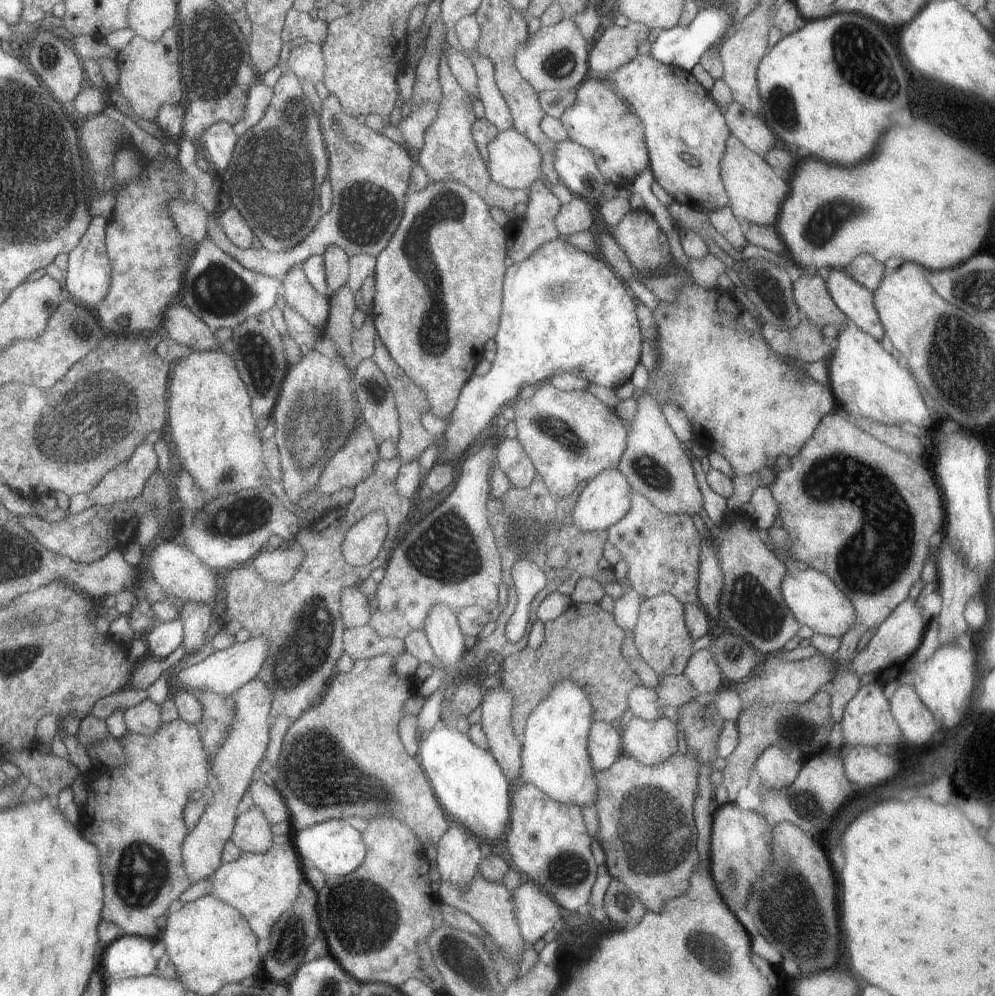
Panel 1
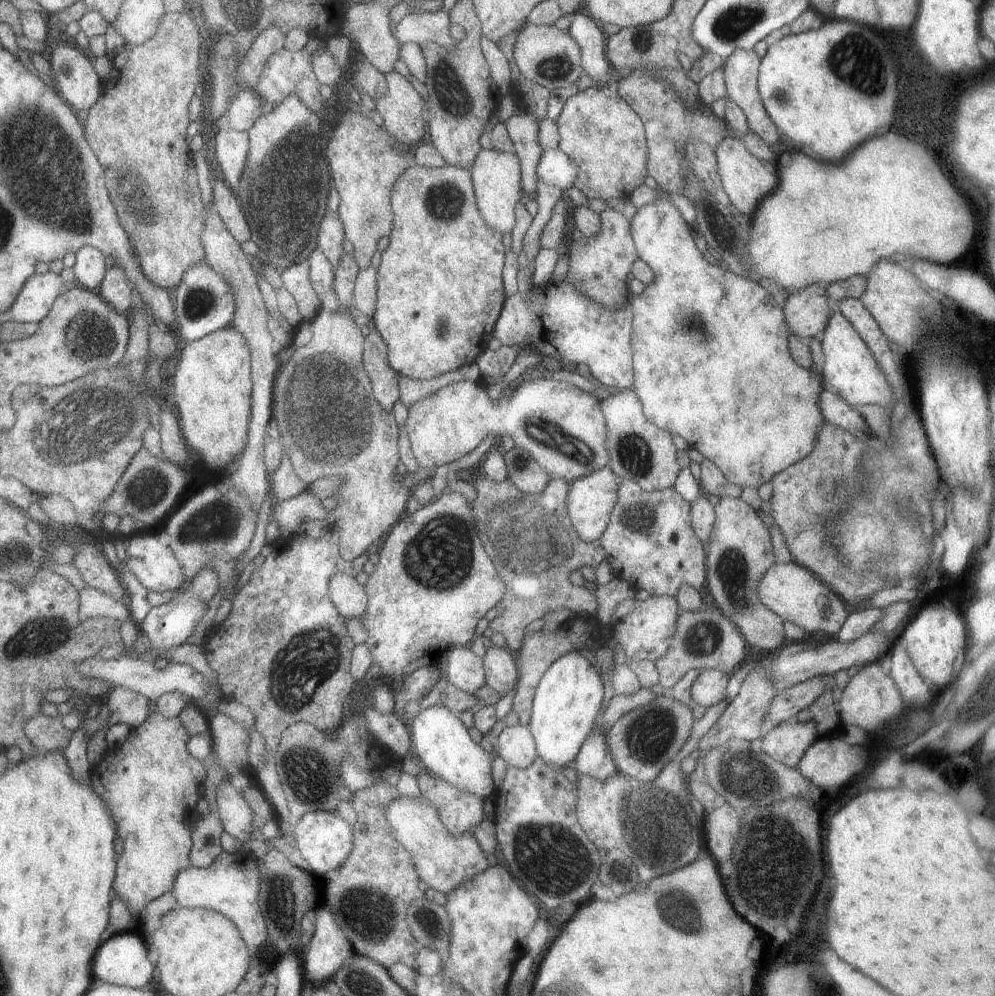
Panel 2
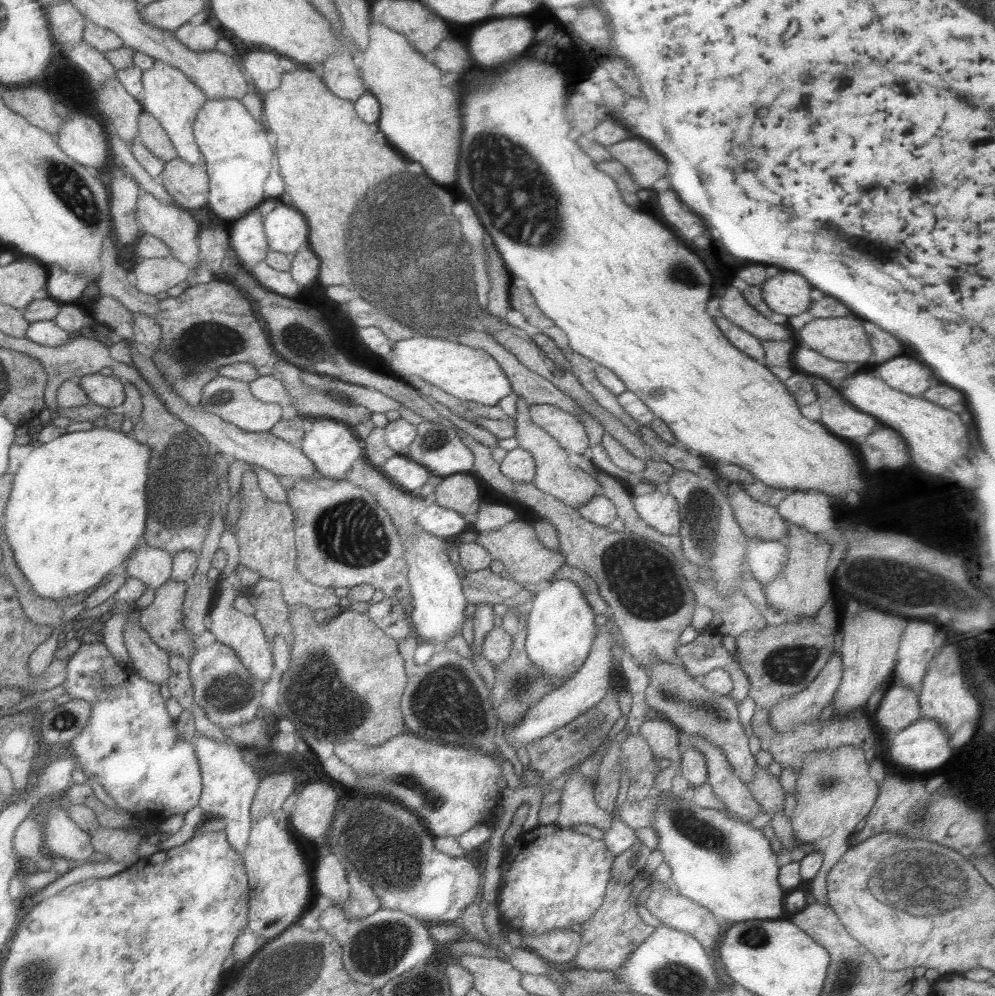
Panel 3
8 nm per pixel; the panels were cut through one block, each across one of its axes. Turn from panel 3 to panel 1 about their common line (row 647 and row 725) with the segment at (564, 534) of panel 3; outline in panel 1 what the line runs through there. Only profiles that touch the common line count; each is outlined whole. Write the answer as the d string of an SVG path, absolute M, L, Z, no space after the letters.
M637 716L621 728L621 754L645 766L659 766L677 752L677 724L665 716L647 722Z

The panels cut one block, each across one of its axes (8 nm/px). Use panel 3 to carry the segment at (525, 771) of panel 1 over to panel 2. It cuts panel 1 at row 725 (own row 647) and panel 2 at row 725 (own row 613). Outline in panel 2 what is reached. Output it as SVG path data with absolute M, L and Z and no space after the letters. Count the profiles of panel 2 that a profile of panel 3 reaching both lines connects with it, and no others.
M577 650L557 658L549 670L543 672L537 684L531 720L527 724L537 744L537 756L541 756L547 764L557 764L559 768L575 760L581 744L593 732L597 718L601 716L603 692L597 666L591 666L591 662L577 654Z

